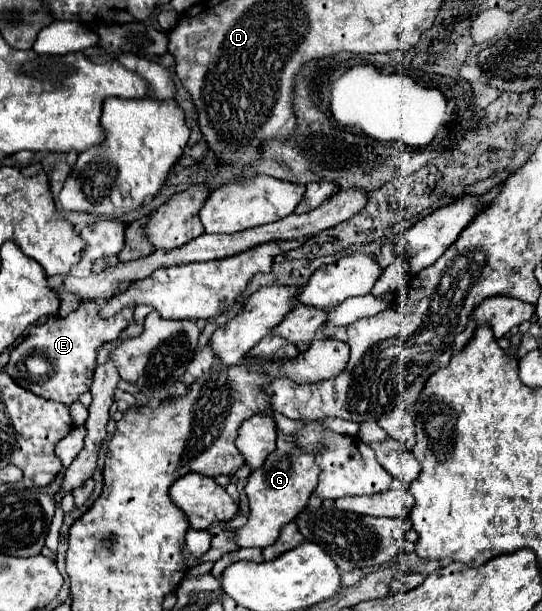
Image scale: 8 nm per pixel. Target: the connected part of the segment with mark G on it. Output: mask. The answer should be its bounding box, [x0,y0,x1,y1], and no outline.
[232,431,320,547]

